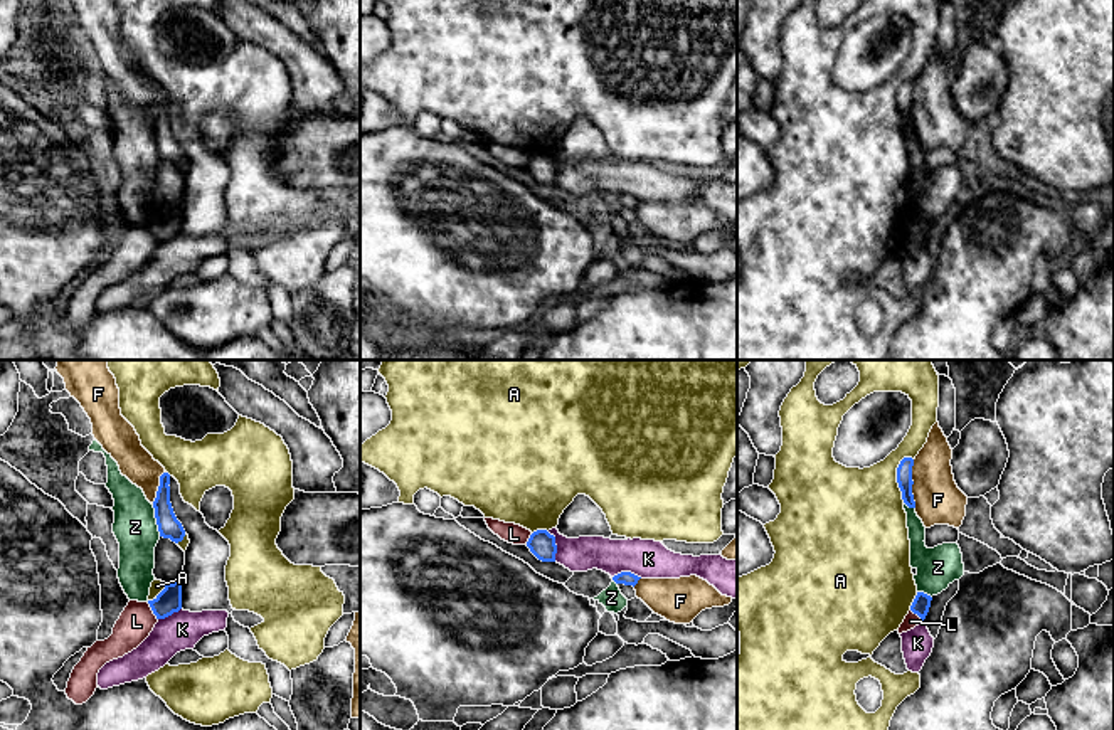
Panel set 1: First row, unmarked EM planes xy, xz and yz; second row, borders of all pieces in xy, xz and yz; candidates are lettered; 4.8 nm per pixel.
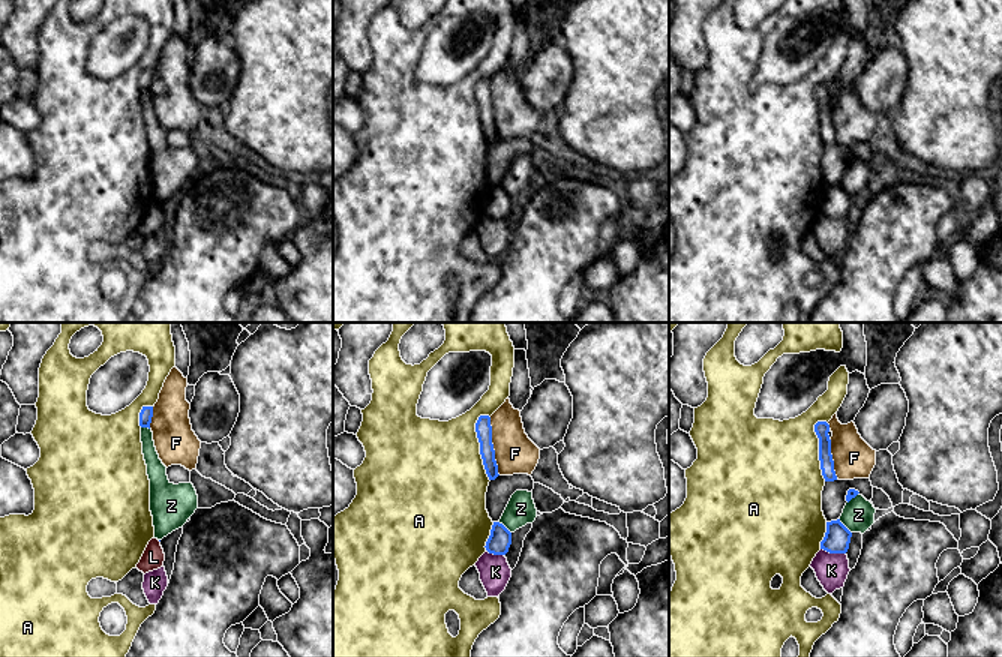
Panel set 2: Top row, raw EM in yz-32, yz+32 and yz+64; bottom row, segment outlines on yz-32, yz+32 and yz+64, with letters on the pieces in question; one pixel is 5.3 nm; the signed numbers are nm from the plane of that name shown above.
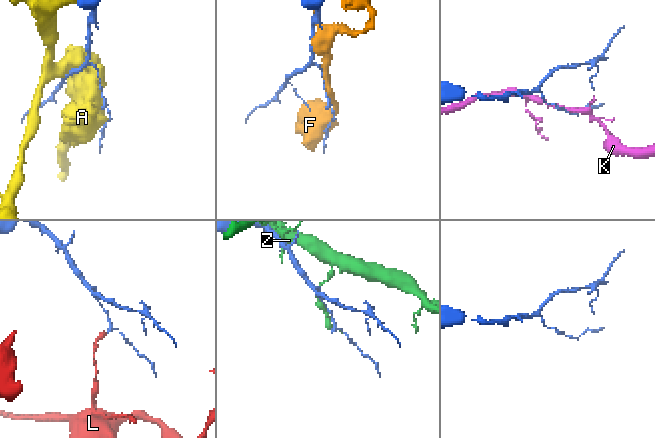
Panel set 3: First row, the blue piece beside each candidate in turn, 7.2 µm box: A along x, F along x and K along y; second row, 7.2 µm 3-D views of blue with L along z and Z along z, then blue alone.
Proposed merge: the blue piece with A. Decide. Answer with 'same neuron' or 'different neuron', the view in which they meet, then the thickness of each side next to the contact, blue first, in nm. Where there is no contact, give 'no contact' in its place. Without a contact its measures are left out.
different neuron; meets blue in yz; 80 nm thick on the blue side, 420 nm on the other

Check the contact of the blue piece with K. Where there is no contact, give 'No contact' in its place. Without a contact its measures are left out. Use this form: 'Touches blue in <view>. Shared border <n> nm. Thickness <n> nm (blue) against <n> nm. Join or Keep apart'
Touches blue in xz. Shared border 150 nm. Thickness 120 nm (blue) against 170 nm. Keep apart

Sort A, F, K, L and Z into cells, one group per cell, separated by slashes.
A / F / K / L / Z

